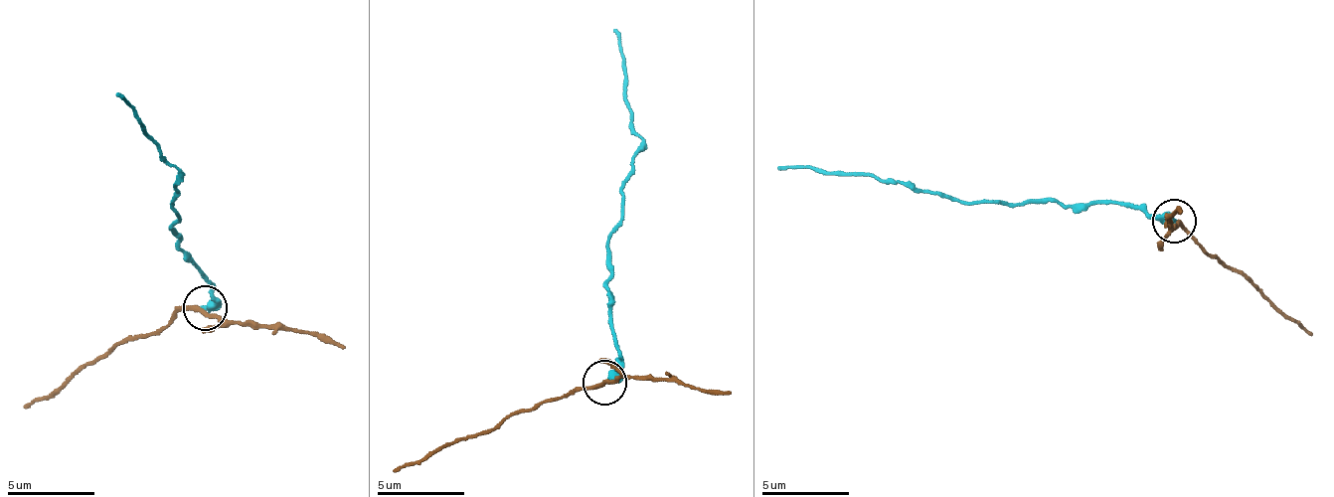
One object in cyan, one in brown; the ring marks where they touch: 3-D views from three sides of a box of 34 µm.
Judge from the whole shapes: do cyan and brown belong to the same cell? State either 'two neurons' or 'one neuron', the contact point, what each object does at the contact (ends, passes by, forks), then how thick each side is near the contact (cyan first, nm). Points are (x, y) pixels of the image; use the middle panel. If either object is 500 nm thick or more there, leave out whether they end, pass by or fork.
two neurons; at (604, 382); cyan ends there; brown passes by; 480 nm thick on the cyan side, 200 nm on the other

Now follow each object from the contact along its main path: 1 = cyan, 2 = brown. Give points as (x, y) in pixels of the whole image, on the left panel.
1: (204, 309), (213, 298), (210, 284), (170, 224), (180, 219), (171, 200), (179, 167), (114, 94)
2: (204, 309), (174, 308), (156, 332), (127, 336), (25, 408)

